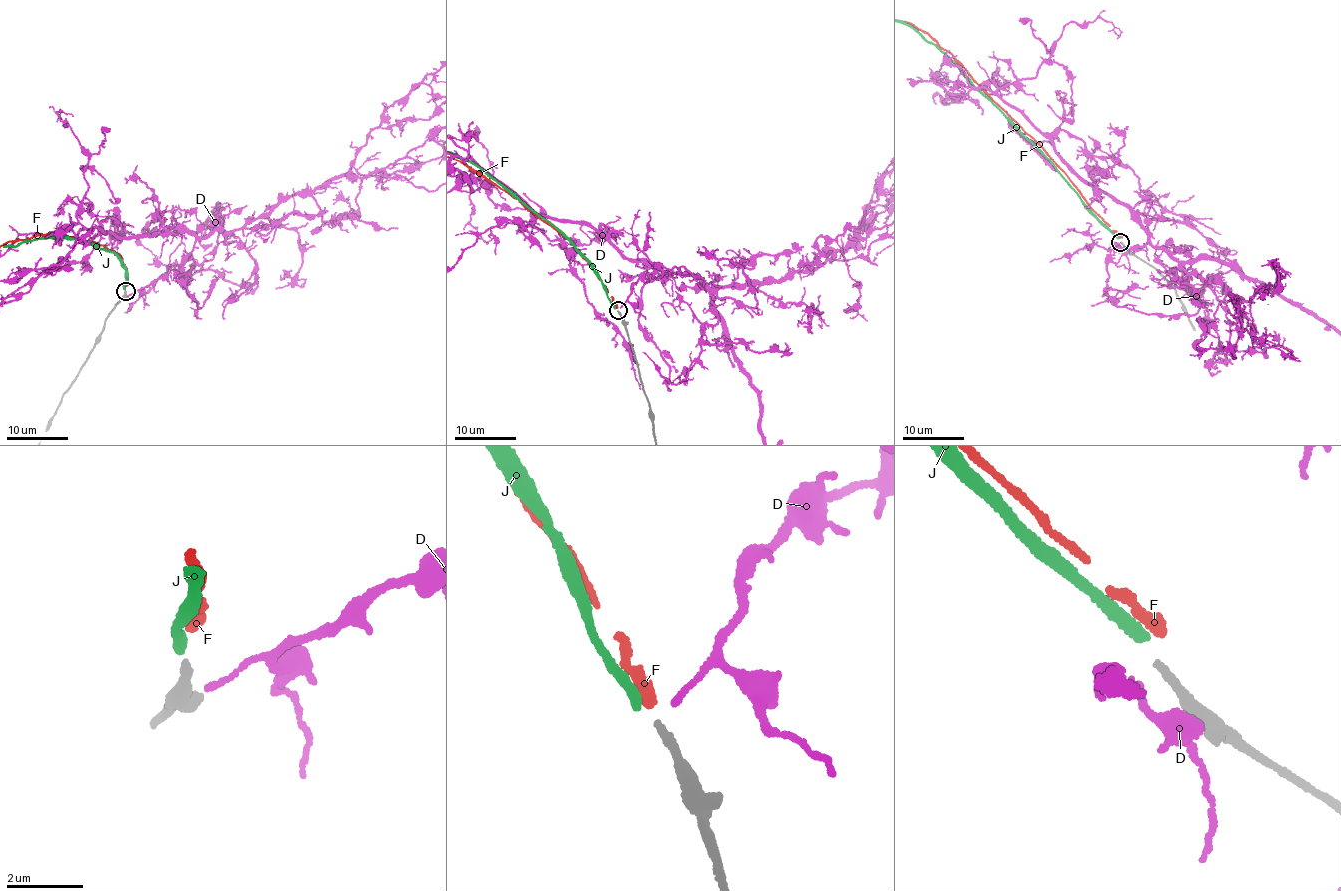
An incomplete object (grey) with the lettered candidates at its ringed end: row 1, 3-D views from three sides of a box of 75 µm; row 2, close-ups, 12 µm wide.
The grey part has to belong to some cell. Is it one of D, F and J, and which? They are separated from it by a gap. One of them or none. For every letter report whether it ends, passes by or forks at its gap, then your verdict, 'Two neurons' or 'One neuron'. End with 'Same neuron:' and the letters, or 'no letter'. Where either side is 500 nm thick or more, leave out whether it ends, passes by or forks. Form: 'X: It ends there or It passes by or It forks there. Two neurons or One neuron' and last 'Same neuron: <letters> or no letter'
D: It ends there. Two neurons
F: It ends there. Two neurons
J: It ends there. Two neurons
Same neuron: no letter

